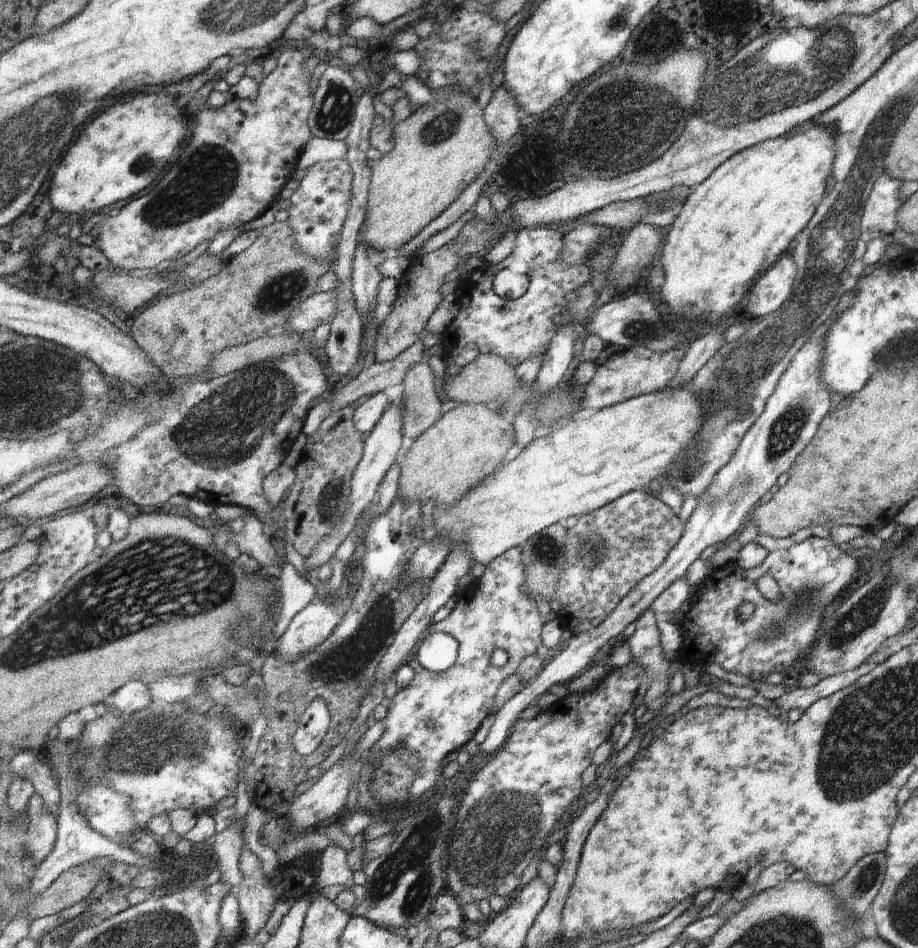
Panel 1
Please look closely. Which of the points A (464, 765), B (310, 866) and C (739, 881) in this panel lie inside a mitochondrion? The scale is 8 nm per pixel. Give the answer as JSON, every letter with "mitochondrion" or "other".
{"A":"other","B":"other","C":"other"}

